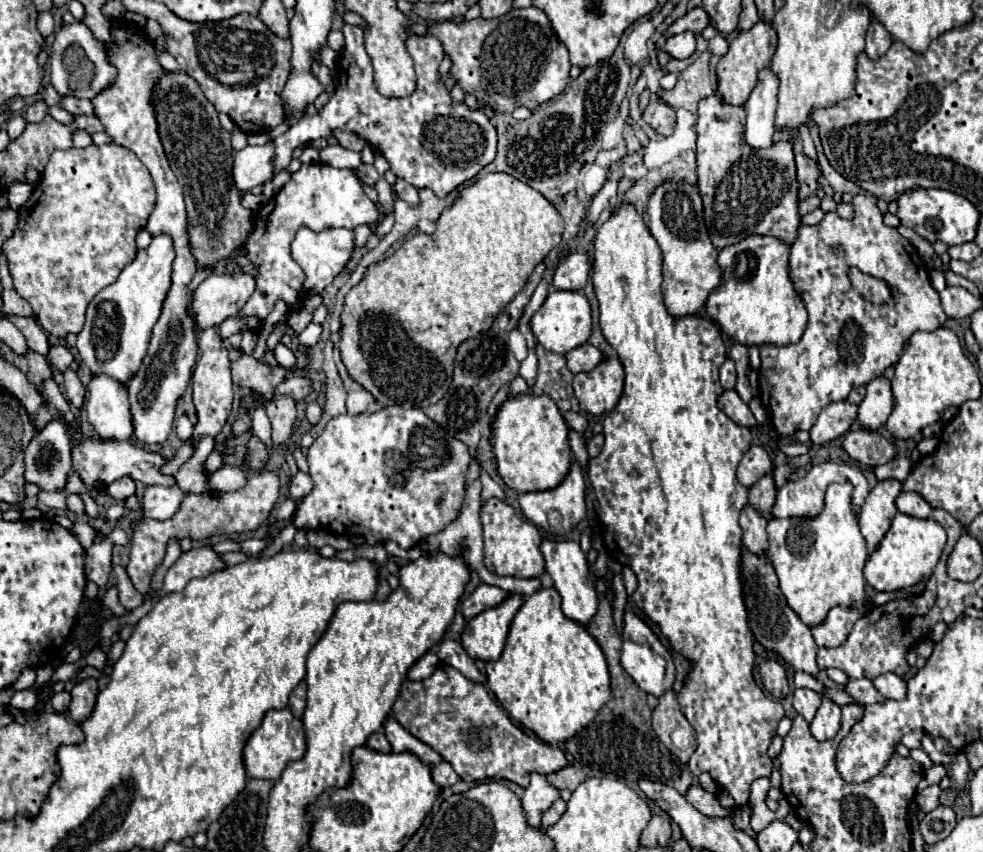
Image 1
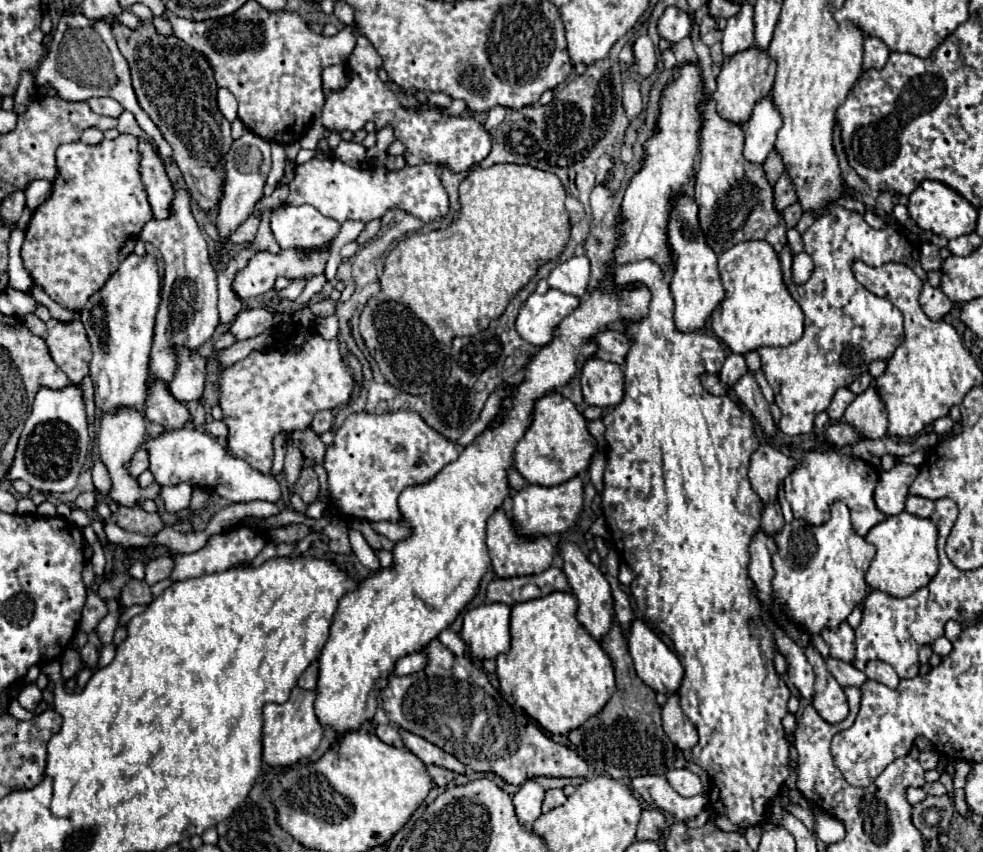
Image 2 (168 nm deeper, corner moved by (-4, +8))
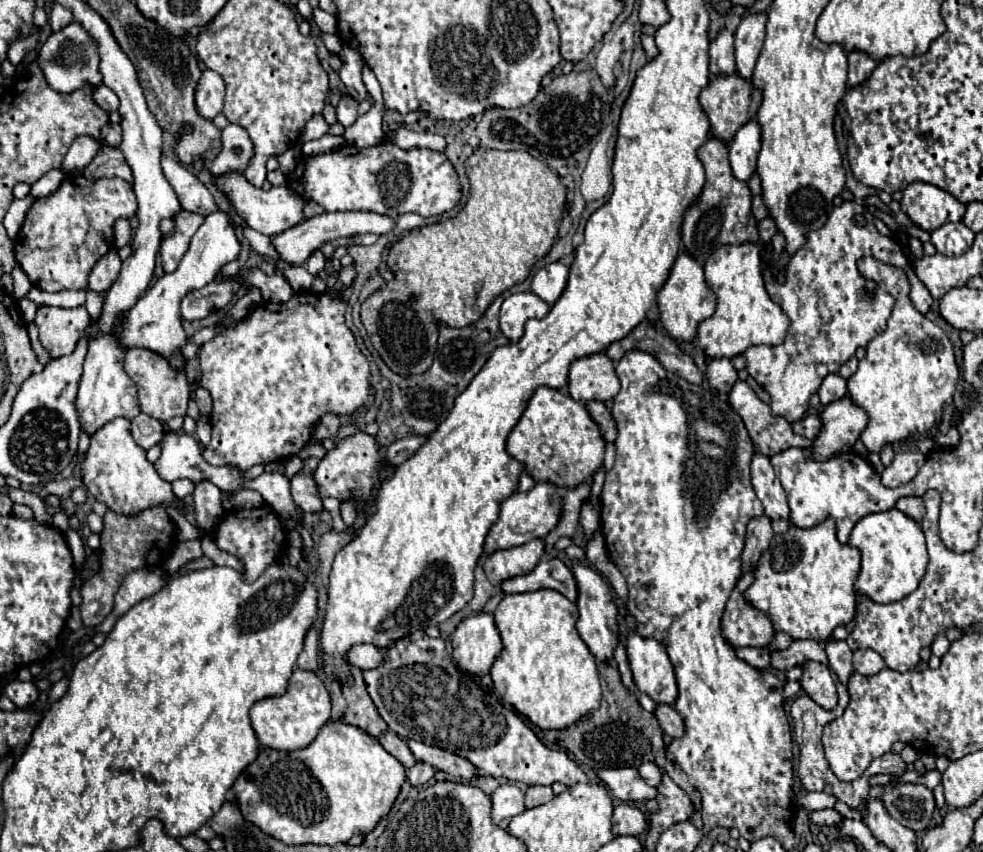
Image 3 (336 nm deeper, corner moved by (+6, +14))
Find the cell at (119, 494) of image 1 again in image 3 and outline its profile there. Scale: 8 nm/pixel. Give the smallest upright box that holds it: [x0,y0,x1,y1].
[132,414,164,450]

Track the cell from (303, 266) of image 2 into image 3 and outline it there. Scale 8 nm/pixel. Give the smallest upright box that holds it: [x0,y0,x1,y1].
[272,210,396,264]

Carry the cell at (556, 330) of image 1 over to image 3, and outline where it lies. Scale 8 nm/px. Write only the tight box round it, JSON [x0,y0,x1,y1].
[500,292,550,344]

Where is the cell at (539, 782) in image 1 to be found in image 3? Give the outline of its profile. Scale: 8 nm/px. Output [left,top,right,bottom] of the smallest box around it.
[490,784,526,830]

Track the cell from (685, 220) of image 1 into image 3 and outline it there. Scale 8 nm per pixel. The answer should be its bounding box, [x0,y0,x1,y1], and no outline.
[658,252,716,344]

